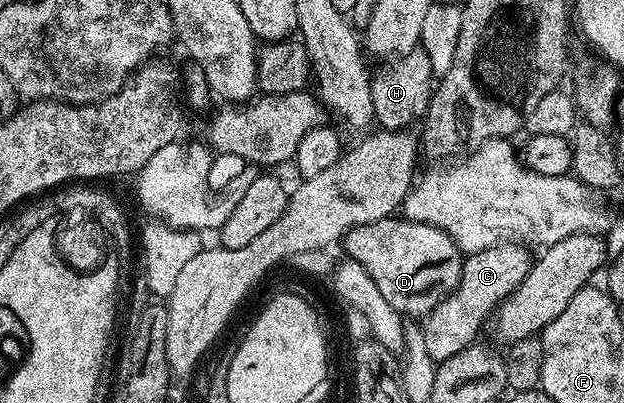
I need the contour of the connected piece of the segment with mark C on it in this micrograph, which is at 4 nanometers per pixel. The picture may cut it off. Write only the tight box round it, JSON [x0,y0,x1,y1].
[422,243,533,365]

